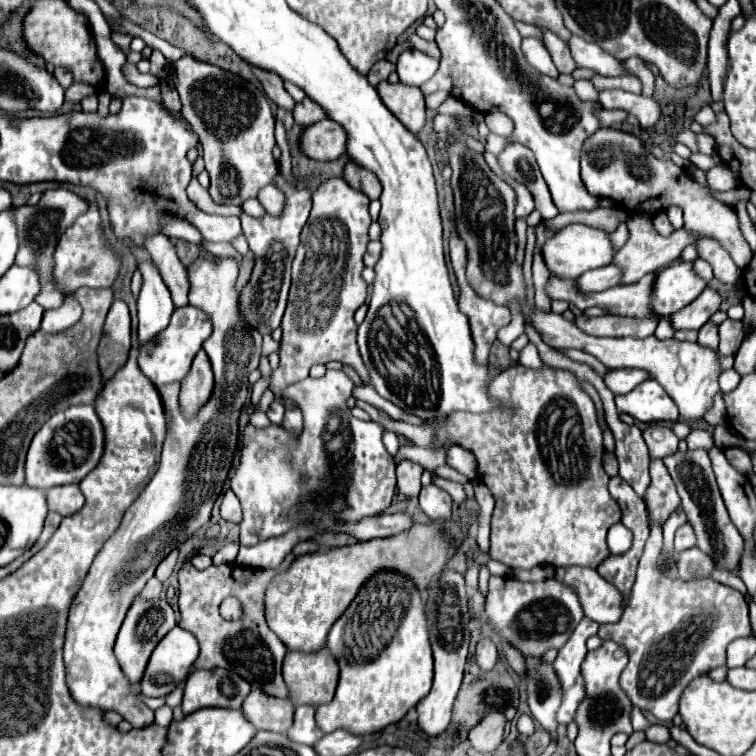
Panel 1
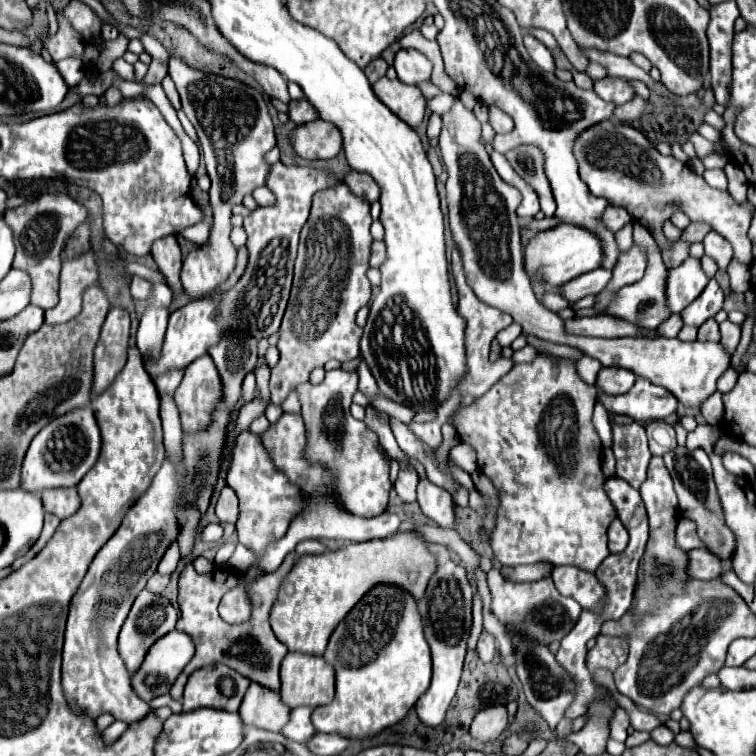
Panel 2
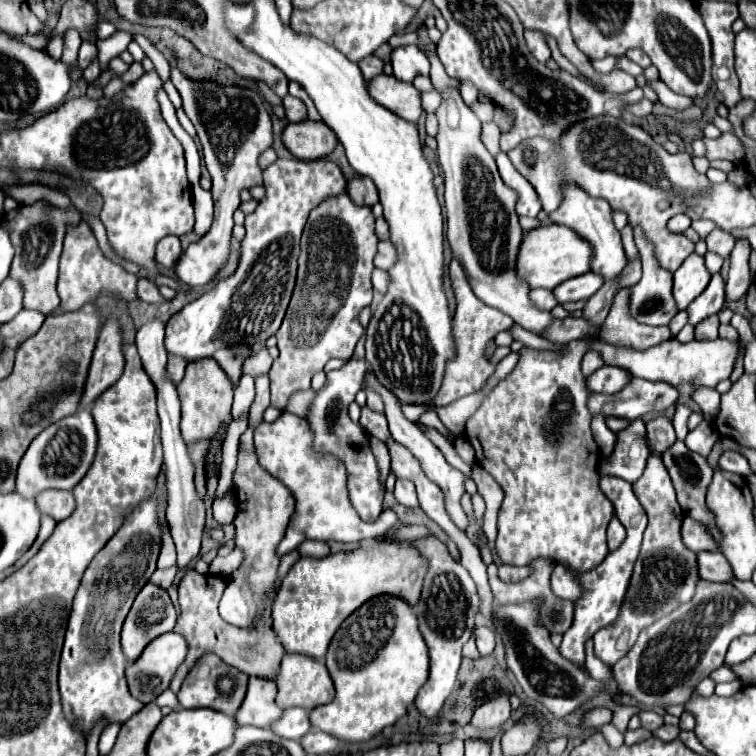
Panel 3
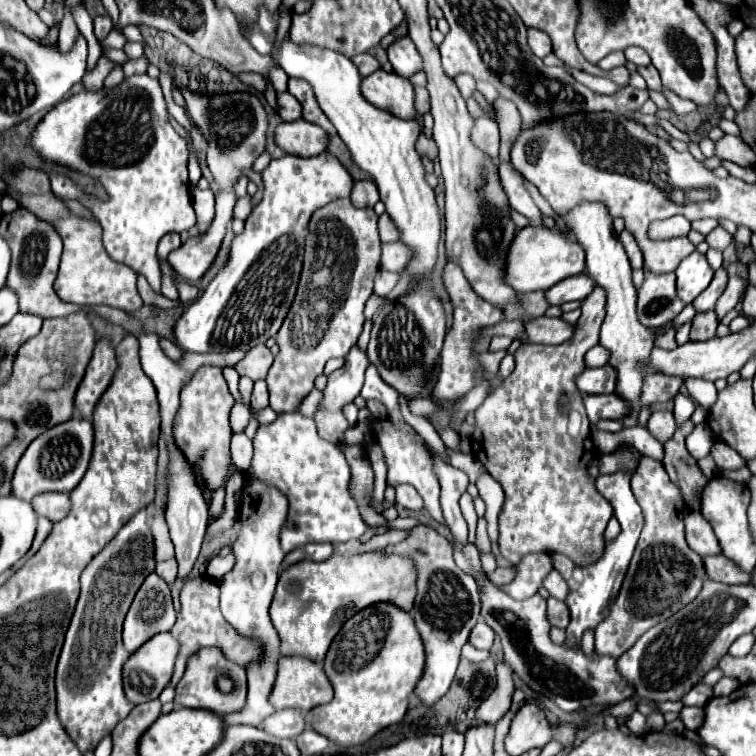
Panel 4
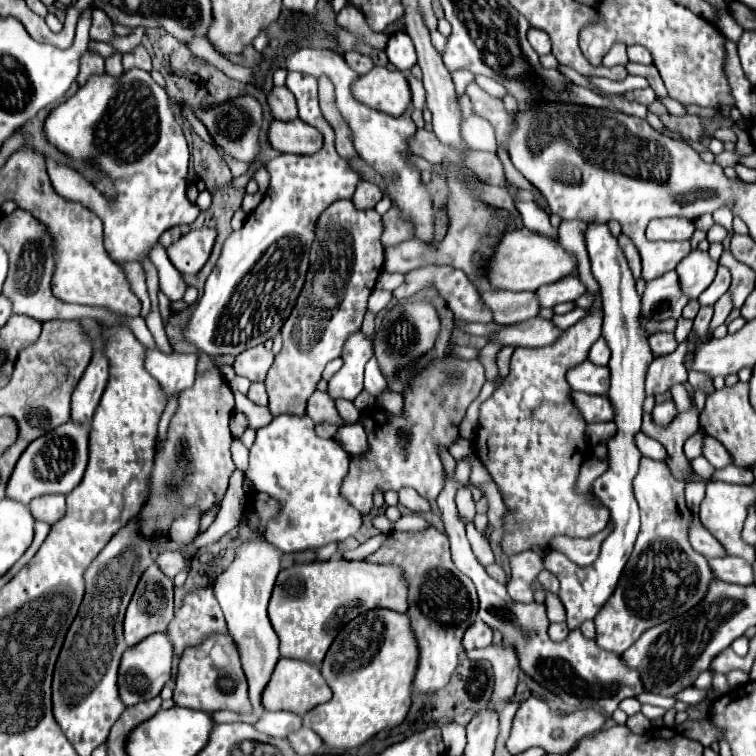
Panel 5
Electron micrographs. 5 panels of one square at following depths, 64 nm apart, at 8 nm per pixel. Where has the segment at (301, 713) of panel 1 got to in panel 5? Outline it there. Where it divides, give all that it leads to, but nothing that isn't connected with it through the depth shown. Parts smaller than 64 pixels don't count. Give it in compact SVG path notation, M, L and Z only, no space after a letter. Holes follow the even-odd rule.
M264 712L264 716L256 722L256 730L274 736L274 738L288 738L288 734L302 728L302 718L294 712Z

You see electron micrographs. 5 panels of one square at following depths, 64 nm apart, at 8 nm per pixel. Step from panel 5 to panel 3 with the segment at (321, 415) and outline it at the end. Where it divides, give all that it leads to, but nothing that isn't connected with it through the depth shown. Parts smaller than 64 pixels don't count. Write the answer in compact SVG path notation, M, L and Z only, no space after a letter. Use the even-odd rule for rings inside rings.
M304 390L304 392L294 392L286 404L286 412L292 412L296 416L306 416L308 404L312 402L312 392L314 390Z

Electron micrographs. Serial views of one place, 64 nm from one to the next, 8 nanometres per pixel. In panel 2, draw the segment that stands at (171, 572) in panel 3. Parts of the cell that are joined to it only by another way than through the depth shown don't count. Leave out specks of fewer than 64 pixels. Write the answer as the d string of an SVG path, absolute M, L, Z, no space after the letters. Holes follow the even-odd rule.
M154 574L154 576L148 580L146 588L148 588L150 592L154 592L154 594L160 594L160 592L166 588L168 580L170 580L170 576L160 576L160 574Z

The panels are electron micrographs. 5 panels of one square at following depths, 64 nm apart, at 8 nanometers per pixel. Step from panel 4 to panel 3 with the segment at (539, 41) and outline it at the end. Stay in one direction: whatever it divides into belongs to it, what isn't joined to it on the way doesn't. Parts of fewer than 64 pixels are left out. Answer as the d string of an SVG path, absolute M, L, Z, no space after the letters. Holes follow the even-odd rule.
M526 30L524 32L524 38L526 38L526 44L528 44L528 50L532 52L532 56L540 62L540 64L546 64L550 60L550 48L544 40L544 36L536 30Z

